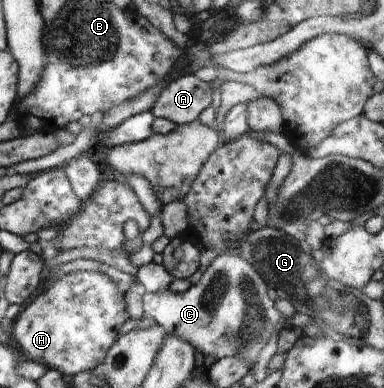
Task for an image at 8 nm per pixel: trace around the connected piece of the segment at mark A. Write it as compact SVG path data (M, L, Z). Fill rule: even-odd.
M191 73L173 78L157 95L150 111L154 118L184 125L197 120L210 105L211 85Z

